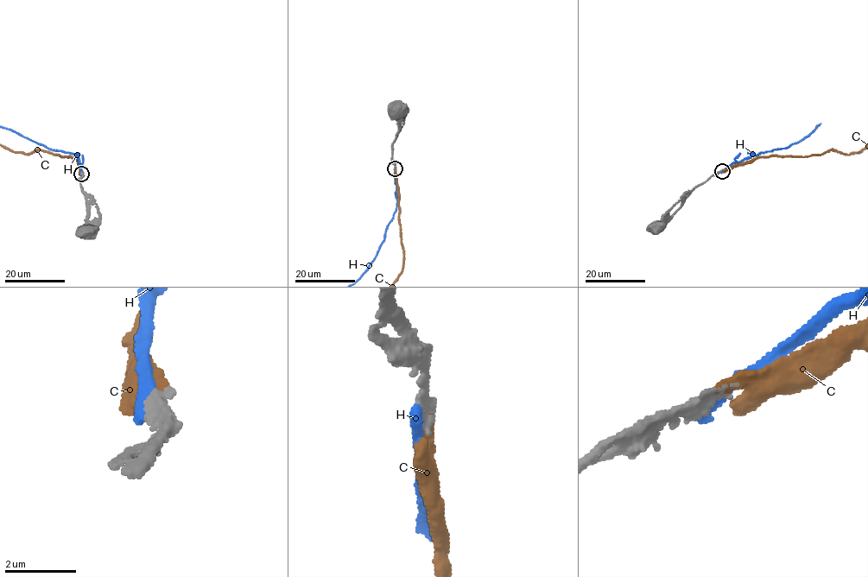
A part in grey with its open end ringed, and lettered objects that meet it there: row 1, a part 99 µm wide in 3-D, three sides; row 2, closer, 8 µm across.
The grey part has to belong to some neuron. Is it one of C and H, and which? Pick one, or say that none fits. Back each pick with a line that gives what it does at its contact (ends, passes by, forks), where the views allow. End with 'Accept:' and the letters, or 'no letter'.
H: it ends
Accept: H

